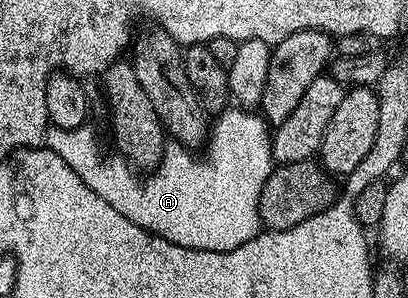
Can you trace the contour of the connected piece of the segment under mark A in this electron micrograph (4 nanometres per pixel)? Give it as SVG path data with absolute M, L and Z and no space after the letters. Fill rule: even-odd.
M238 106L227 107L217 118L210 128L212 138L204 159L194 156L181 143L172 142L165 147L159 165L150 175L144 179L136 177L136 186L144 190L144 222L139 226L176 246L191 250L232 251L248 243L262 230L261 192L274 169L269 127L263 117Z

